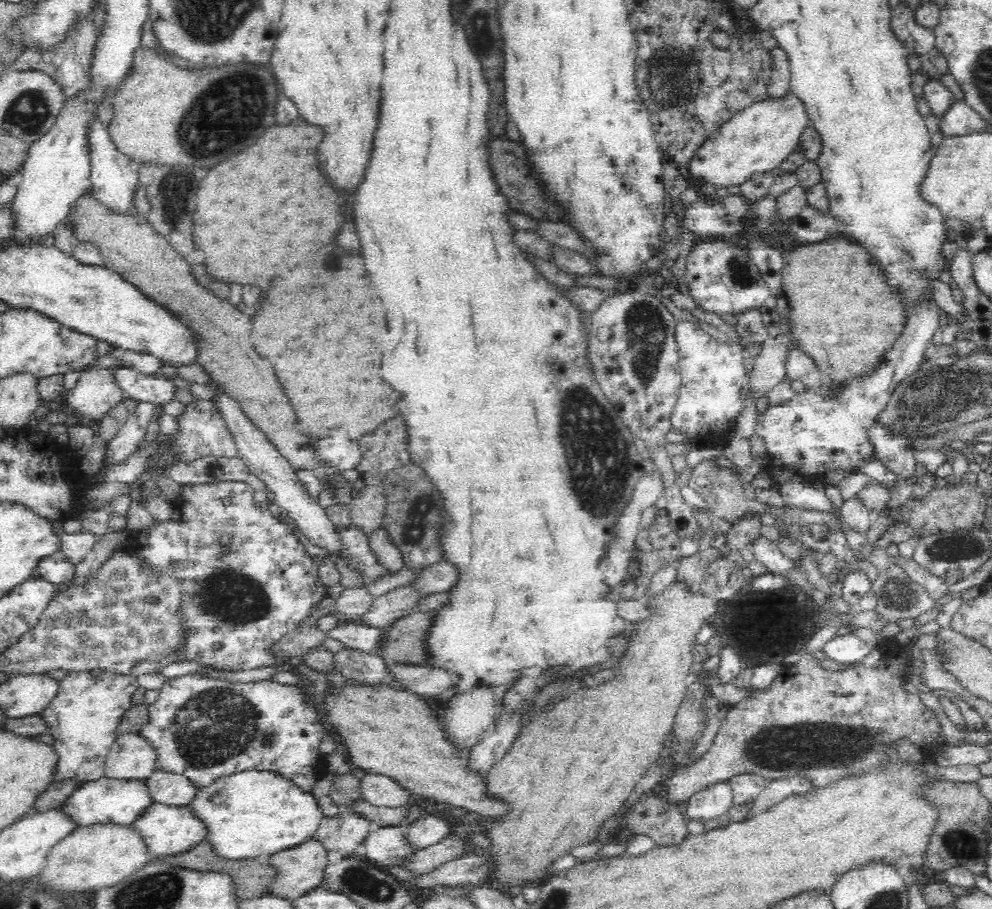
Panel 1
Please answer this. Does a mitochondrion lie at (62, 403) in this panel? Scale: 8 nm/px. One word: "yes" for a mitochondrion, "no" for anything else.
no

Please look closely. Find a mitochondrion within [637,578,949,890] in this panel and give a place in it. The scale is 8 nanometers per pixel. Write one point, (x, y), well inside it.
(766, 749)

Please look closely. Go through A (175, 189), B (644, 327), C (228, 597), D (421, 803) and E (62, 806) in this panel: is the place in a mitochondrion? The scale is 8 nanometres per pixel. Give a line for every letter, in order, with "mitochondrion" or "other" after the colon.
A: mitochondrion
B: mitochondrion
C: mitochondrion
D: other
E: other

